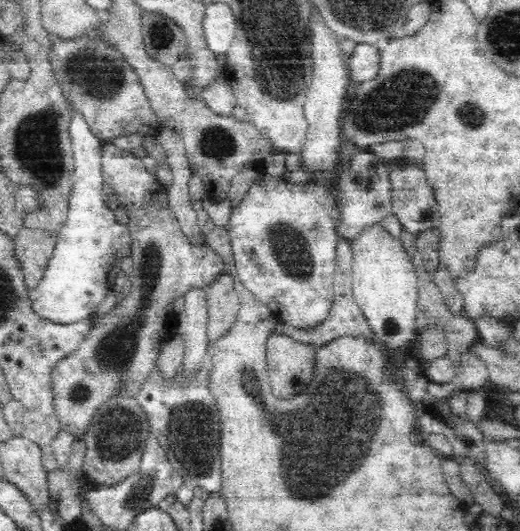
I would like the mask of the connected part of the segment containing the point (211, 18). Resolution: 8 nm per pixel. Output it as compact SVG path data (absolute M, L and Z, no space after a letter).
M215 2L205 5L202 20L202 38L204 48L216 54L225 54L236 36L234 16L226 3Z

